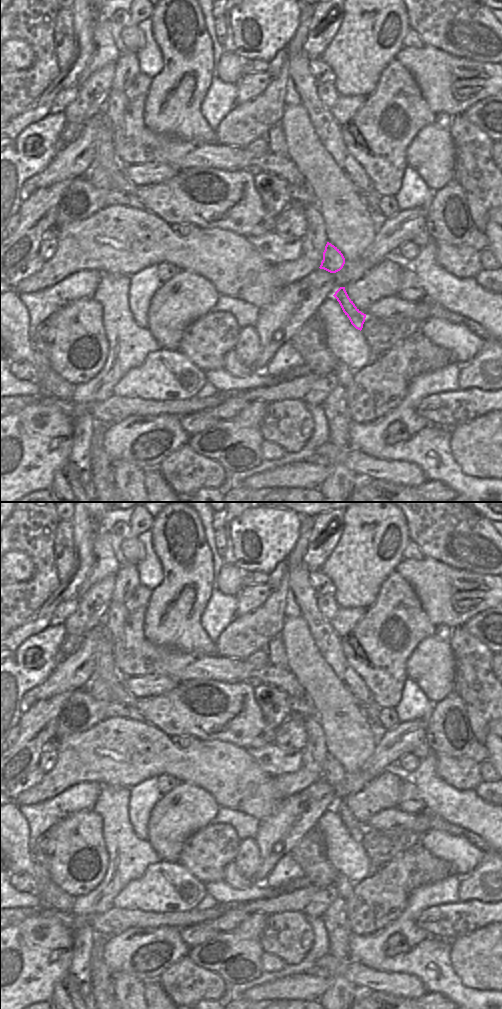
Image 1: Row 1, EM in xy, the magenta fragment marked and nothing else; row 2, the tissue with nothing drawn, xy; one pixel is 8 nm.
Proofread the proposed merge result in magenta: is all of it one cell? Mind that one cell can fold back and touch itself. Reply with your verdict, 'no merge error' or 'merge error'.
no merge error

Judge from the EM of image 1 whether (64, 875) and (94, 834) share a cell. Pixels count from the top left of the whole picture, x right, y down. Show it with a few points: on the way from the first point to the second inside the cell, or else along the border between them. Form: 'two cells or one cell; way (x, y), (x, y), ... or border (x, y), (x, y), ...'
one cell; way (66, 864), (69, 856), (83, 841)

